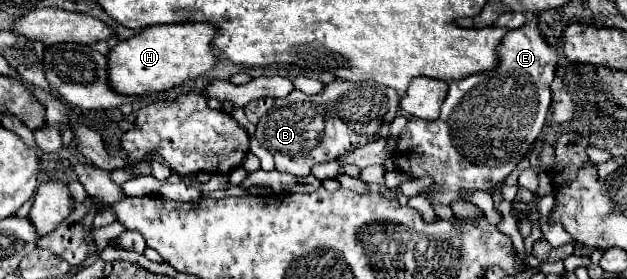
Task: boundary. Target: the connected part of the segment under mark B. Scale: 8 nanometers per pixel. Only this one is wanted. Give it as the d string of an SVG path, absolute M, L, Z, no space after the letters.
M332 82L316 96L300 90L276 100L272 110L256 124L254 138L274 156L276 170L308 176L316 164L338 160L348 150L388 136L388 126L398 114L396 90L376 82Z

